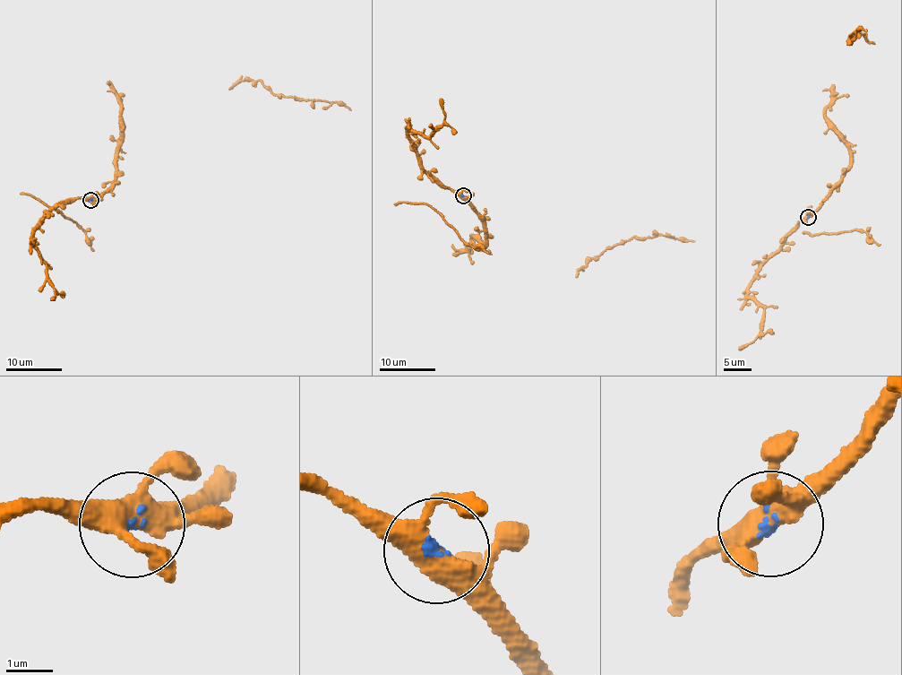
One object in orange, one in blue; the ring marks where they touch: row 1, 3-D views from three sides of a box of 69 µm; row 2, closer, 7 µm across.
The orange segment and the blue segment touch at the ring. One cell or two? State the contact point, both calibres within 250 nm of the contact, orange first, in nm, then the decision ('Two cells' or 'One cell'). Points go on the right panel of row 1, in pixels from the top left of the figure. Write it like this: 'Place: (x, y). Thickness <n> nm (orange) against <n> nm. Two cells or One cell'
Place: (808, 217). Thickness 440 nm (orange) against 100 nm. One cell

